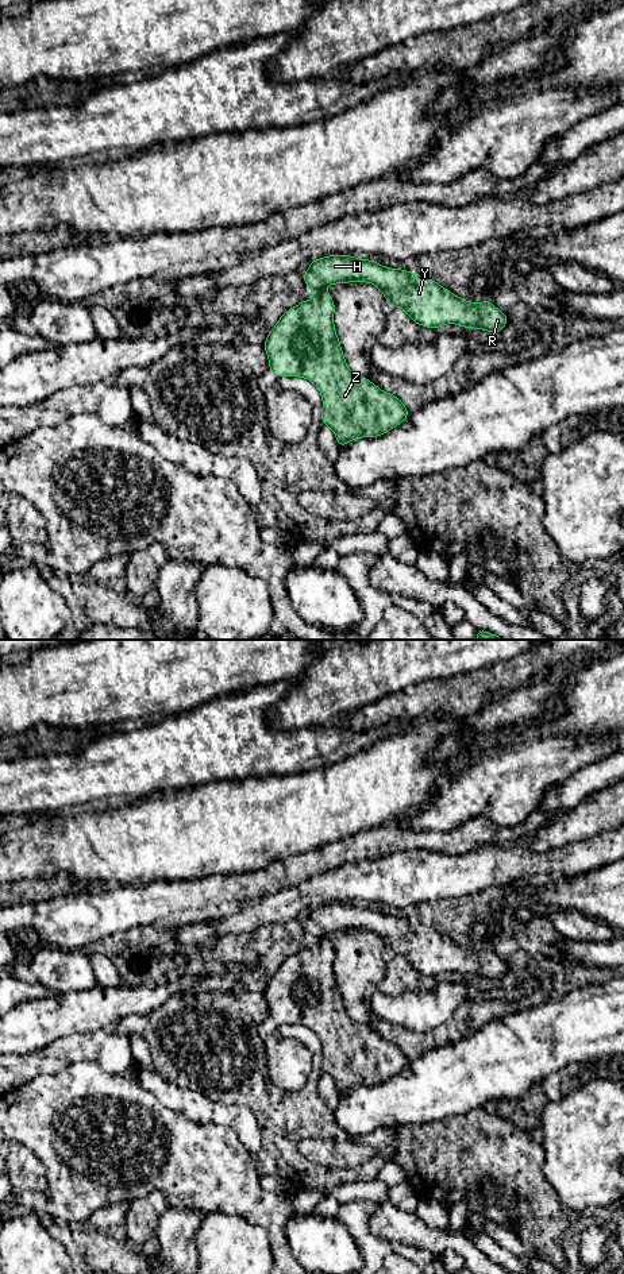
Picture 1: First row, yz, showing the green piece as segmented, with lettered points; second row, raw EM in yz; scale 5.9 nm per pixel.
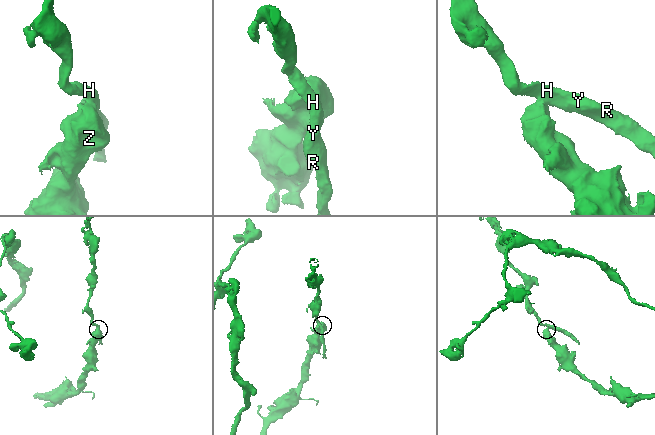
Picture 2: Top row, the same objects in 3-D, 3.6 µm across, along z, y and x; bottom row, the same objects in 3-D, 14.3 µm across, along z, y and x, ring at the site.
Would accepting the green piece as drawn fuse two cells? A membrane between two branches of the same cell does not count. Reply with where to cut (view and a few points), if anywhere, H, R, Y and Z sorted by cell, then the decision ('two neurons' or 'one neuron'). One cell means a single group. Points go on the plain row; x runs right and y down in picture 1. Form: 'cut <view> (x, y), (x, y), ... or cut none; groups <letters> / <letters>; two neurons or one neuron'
cut yz (312, 937), (323, 938); groups H R Y / Z; two neurons

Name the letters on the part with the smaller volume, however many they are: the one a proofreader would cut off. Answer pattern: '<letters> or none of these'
H, R, Y

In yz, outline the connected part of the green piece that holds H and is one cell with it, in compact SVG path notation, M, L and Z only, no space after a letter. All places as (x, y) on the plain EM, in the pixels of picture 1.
M335 902L313 907L303 927L311 938L324 938L326 934L348 930L373 931L385 943L389 954L404 957L417 973L435 978L446 972L457 972L498 982L509 969L489 947L465 949L417 920L385 915L353 903Z

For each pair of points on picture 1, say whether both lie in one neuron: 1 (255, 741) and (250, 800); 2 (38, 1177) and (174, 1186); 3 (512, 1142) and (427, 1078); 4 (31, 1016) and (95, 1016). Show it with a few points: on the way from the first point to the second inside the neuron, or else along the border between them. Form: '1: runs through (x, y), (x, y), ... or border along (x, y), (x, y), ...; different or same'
1: border along (284, 773), (222, 782); different
2: border along (29, 1150), (45, 1168), (47, 1189); different
3: border along (481, 1105), (459, 1116); different
4: runs through (47, 1016), (79, 1016); same

